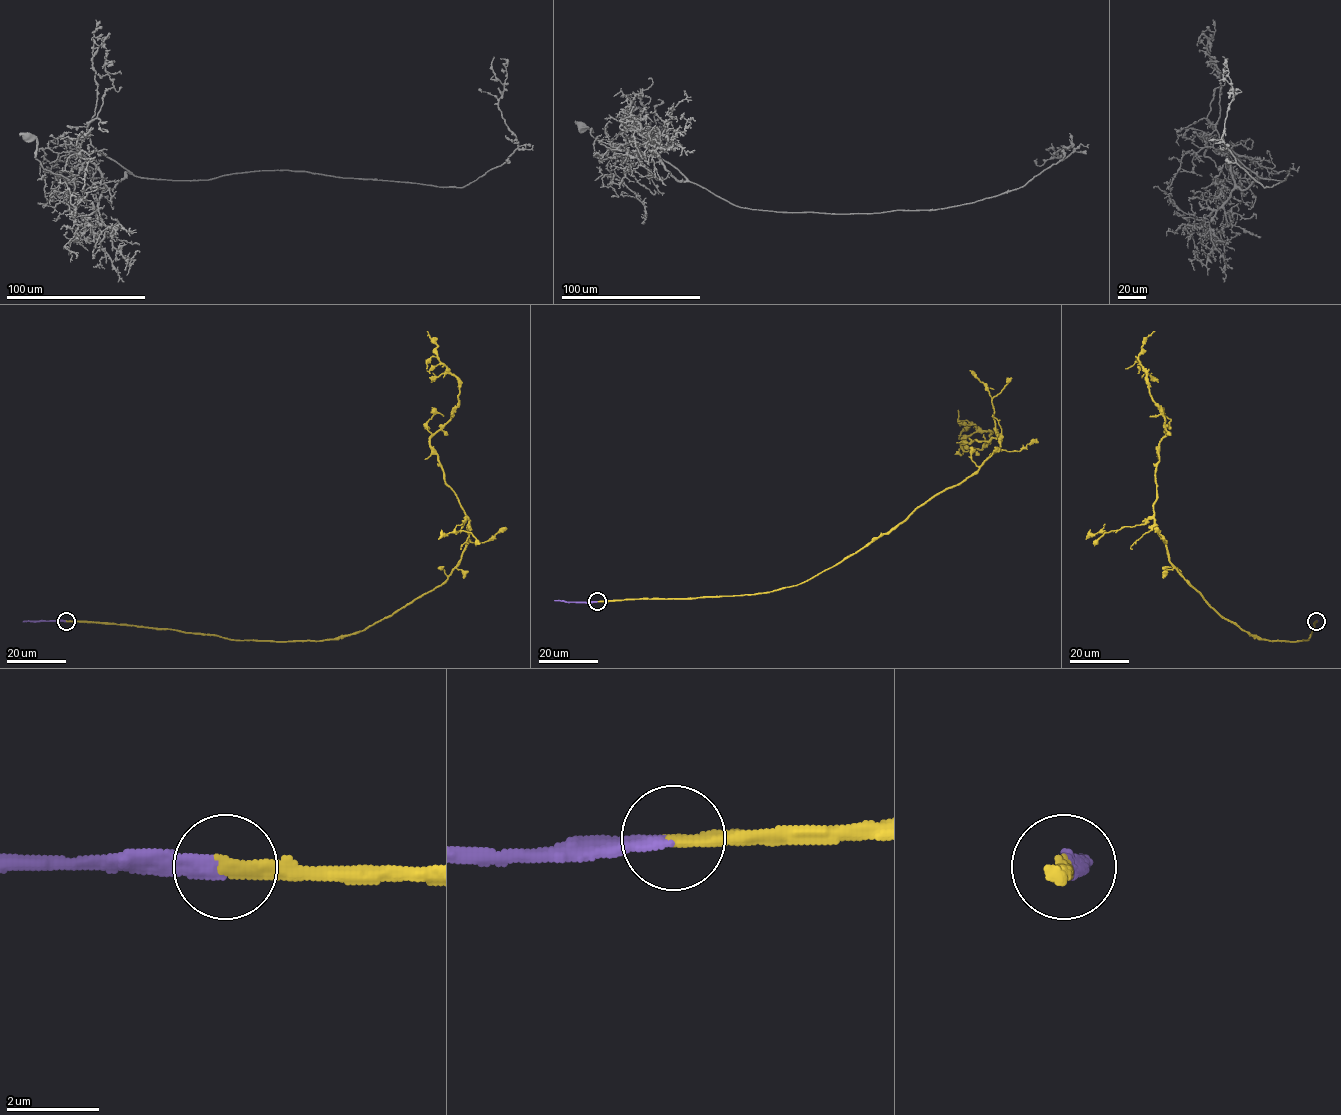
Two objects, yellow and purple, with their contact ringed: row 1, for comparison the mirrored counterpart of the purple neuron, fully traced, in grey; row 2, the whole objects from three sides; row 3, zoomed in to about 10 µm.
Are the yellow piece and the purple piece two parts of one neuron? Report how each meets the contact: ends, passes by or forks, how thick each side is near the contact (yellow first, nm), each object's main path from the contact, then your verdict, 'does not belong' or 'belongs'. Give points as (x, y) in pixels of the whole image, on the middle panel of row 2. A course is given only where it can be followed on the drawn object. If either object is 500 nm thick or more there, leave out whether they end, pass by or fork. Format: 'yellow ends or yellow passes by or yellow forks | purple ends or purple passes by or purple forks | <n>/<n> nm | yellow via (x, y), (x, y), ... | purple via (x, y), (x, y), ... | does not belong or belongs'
yellow ends | purple ends | 300/280 nm | yellow via (597, 601), (797, 585), (1000, 447), (974, 440), (965, 451), (990, 433), (969, 423), (959, 439) | purple via (597, 601), (554, 600) | belongs

